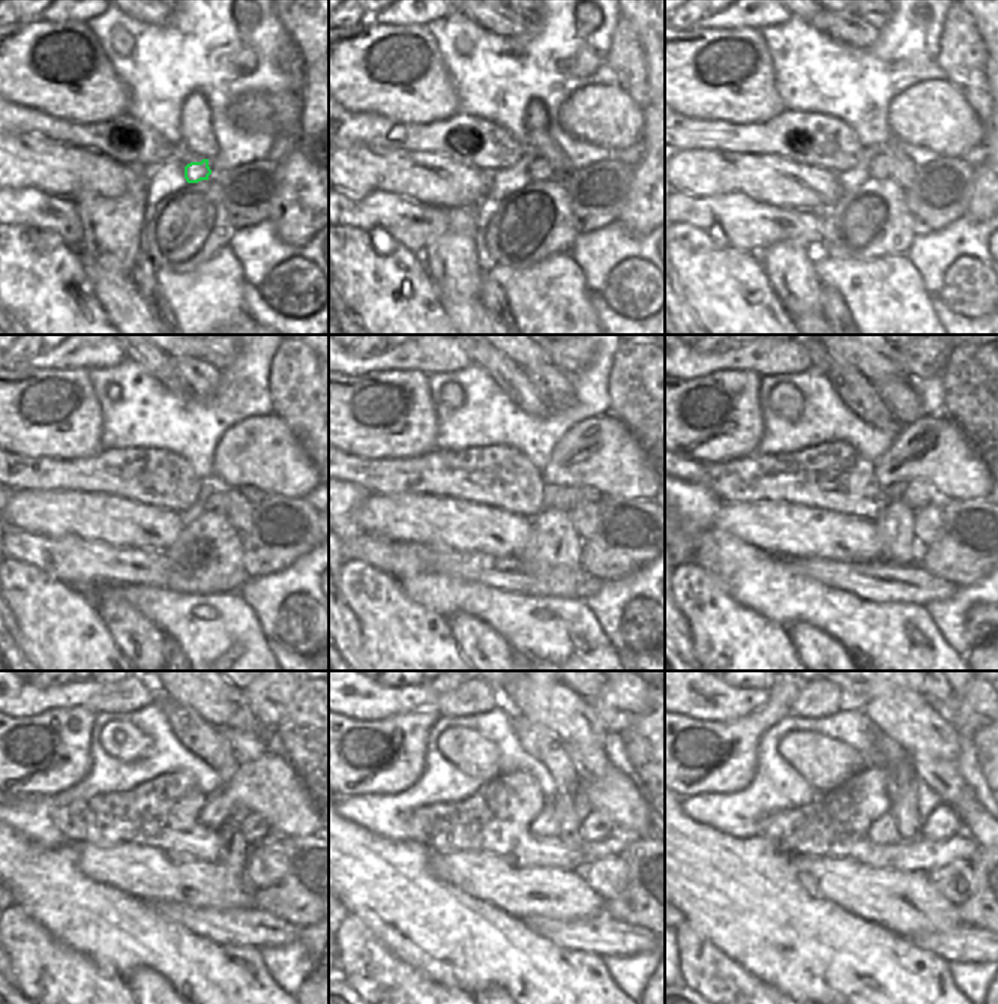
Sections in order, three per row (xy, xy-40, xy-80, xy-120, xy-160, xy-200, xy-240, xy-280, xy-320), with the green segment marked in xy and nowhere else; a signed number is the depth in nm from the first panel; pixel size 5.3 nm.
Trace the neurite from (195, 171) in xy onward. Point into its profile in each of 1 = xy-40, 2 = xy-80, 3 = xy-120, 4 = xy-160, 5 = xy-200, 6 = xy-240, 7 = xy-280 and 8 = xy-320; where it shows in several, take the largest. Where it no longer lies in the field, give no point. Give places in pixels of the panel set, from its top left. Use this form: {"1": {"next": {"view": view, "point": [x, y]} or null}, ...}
{"1": {"next": {"view": "xy-40", "point": [541, 168]}}, "2": {"next": {"view": "xy-80", "point": [881, 167]}}, "3": {"next": {"view": "xy-120", "point": [215, 495]}}, "4": {"next": {"view": "xy-160", "point": [566, 498]}}, "5": {"next": {"view": "xy-200", "point": [917, 494]}}, "6": {"next": {"view": "xy-240", "point": [254, 829]}}, "7": {"next": {"view": "xy-280", "point": [596, 826]}}, "8": {"next": {"view": "xy-320", "point": [943, 823]}}}

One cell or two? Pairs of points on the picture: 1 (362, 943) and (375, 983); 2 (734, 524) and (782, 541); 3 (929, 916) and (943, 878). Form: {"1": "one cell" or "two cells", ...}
{"1": "one cell", "2": "one cell", "3": "two cells"}

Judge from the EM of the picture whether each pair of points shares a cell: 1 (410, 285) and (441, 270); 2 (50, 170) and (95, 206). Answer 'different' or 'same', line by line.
1: different
2: different

